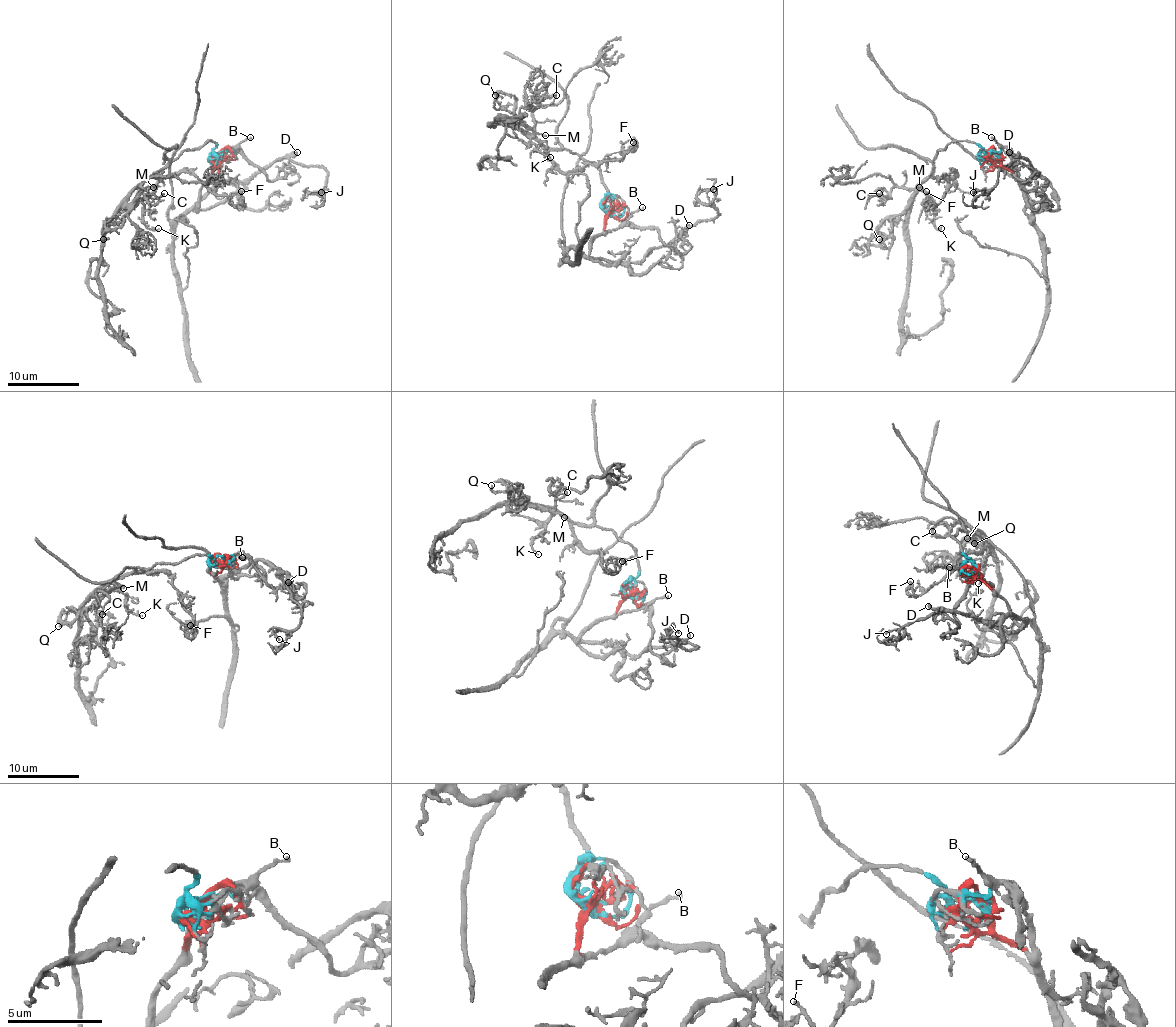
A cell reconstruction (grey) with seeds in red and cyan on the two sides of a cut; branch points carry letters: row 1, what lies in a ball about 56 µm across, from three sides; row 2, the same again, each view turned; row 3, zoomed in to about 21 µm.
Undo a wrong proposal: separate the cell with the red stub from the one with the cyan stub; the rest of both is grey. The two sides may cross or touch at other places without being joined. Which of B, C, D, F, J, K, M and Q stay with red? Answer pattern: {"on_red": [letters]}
{"on_red": ["B", "D", "J"]}

